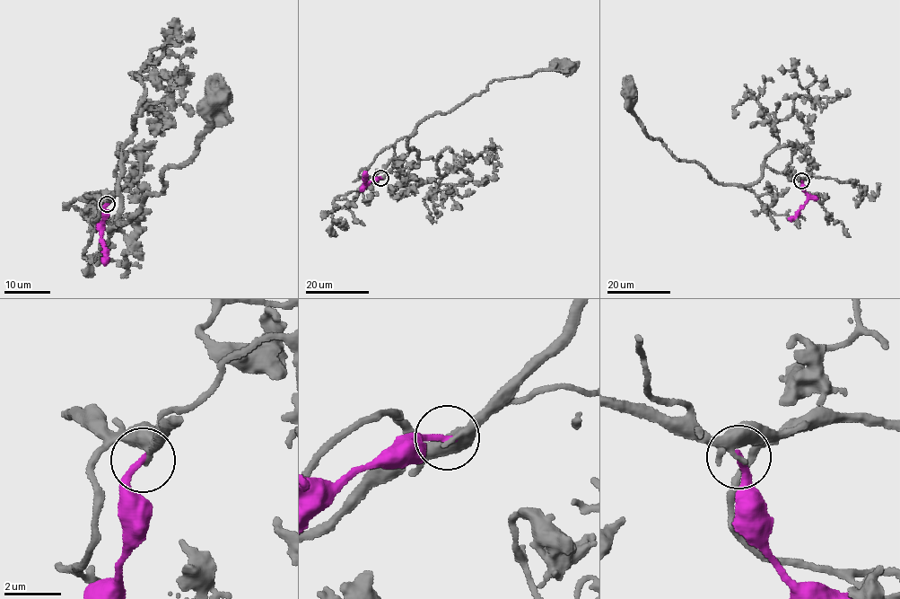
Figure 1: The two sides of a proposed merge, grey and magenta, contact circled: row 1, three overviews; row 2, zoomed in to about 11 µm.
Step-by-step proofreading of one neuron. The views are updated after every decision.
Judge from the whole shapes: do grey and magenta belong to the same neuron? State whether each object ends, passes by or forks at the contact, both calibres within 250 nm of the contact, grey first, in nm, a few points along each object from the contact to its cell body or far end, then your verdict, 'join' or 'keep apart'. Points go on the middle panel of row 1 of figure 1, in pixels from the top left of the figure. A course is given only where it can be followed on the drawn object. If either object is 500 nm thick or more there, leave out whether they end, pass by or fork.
grey passes by | magenta ends | 240/220 nm | grey via (380, 178), (411, 150), (406, 146), (408, 137), (424, 119), (449, 112), (478, 95), (494, 80), (567, 68) | magenta via (380, 178), (364, 182), (365, 171) | keep apart

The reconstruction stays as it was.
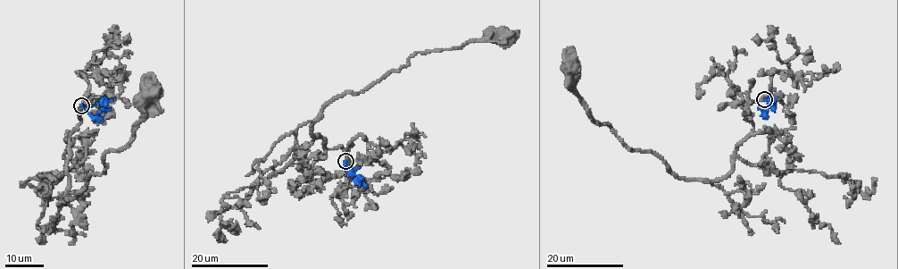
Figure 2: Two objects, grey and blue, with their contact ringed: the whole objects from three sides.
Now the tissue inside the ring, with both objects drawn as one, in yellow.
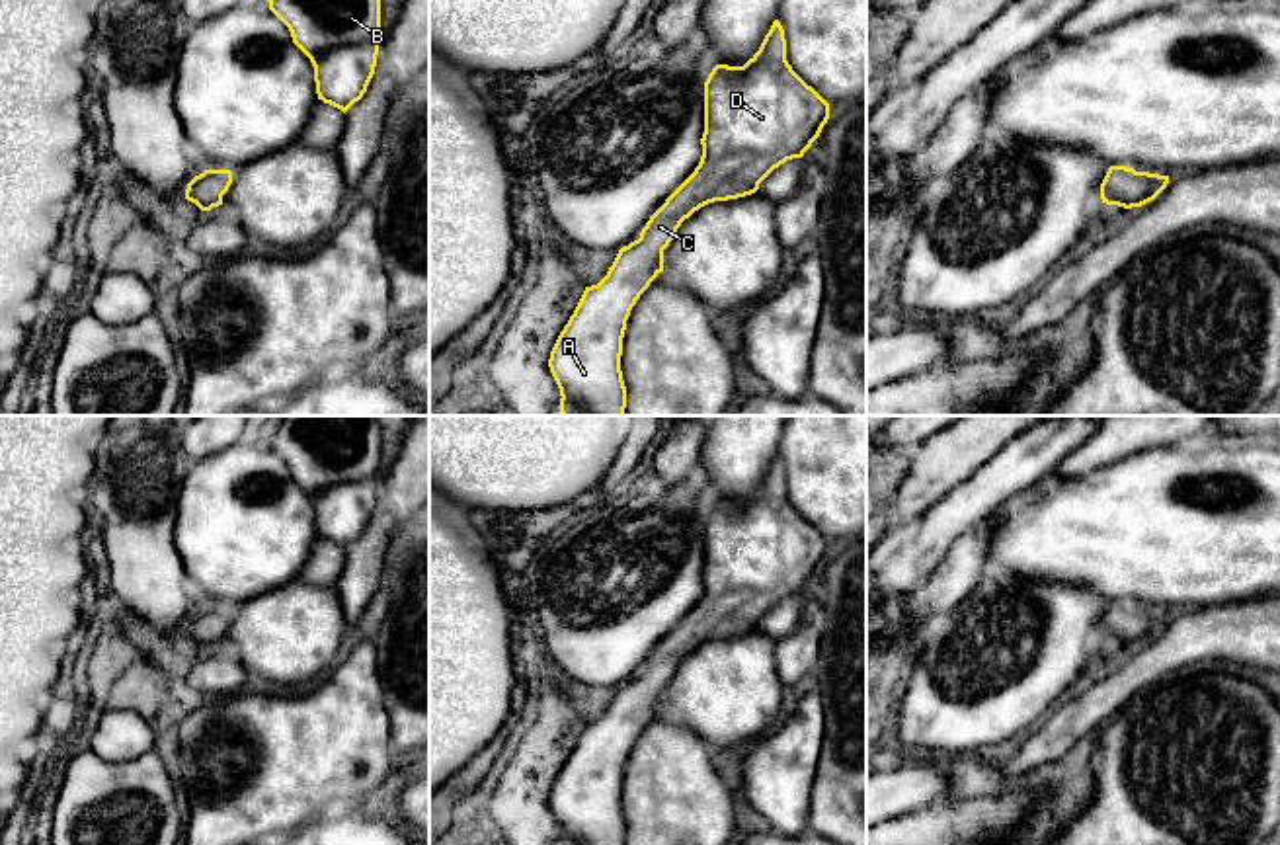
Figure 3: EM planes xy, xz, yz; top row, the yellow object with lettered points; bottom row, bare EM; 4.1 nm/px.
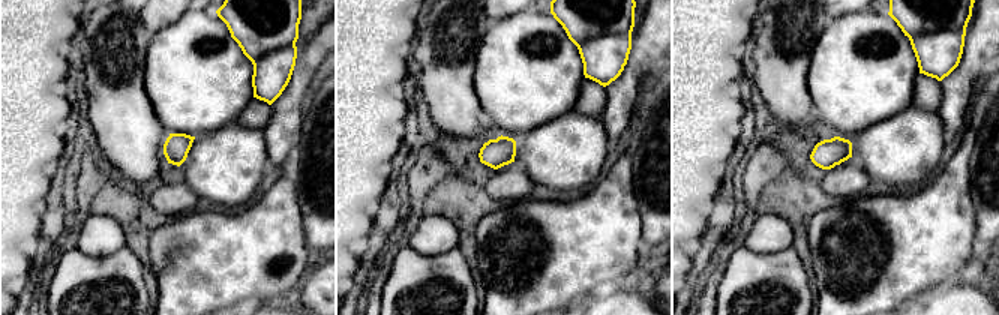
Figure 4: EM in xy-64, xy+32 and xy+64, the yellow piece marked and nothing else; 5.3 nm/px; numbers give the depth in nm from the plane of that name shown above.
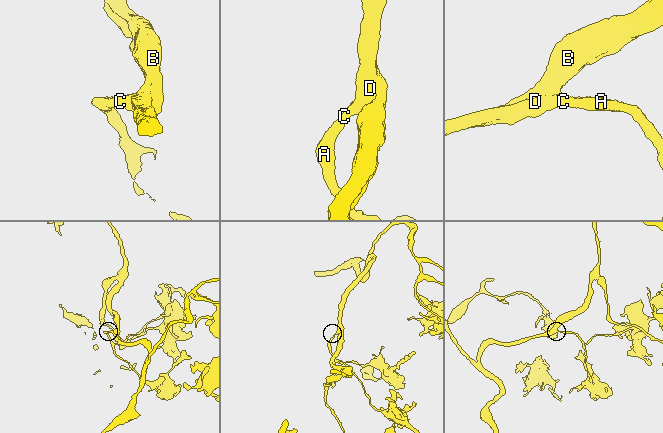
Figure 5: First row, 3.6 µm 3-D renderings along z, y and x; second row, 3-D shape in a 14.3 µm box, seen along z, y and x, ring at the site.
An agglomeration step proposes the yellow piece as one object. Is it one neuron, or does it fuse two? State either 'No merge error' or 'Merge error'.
No merge error

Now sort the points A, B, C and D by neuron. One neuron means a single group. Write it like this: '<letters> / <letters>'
A B C D

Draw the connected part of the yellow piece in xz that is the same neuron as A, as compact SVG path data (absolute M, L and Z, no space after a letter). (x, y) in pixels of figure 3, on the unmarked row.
M779 457L773 459L759 488L743 503L716 502L704 519L702 593L695 609L650 654L640 675L620 685L607 712L585 724L574 751L560 769L548 796L550 810L560 825L560 845L626 845L626 824L620 808L626 757L640 732L663 708L663 687L677 665L700 644L751 632L780 601L802 595L829 556L829 541L808 523L786 498L786 476Z

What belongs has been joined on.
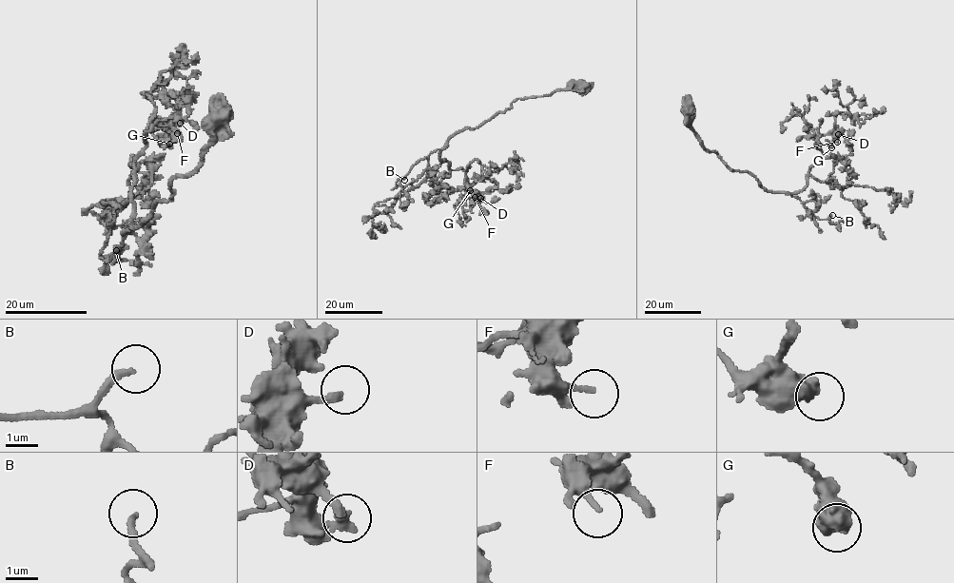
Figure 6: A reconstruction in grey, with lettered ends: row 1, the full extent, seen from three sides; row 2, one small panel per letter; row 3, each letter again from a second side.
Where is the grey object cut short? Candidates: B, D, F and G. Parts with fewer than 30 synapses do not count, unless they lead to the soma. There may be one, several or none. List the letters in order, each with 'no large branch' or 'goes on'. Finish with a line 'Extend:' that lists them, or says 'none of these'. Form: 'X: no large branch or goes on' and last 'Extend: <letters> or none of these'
B: goes on
D: no large branch
F: no large branch
G: no large branch
Extend: B

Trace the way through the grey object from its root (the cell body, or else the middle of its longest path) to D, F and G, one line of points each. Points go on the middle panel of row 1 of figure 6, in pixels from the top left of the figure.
D: (582, 88), (516, 99), (448, 141), (441, 162), (450, 170), (469, 166), (465, 184), (480, 198)
F: (582, 88), (516, 99), (450, 138), (439, 158), (450, 170), (469, 166), (464, 182), (475, 197)
G: (582, 88), (516, 99), (453, 136), (439, 158), (450, 170), (469, 166), (464, 184), (470, 190)

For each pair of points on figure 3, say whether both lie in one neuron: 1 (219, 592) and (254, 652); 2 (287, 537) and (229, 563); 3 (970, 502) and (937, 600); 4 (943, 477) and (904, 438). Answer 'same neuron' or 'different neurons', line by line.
1: different neurons
2: same neuron
3: different neurons
4: different neurons

